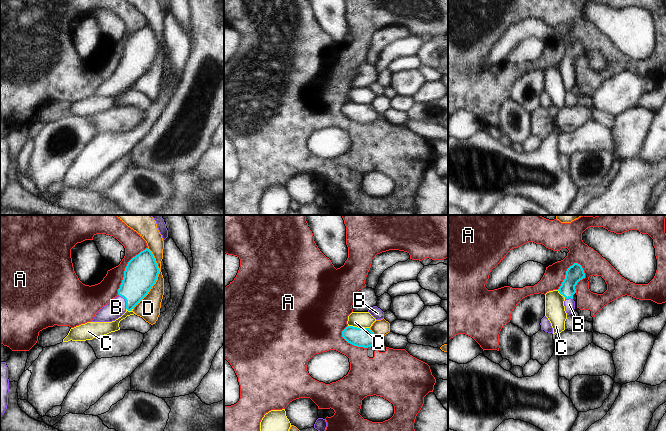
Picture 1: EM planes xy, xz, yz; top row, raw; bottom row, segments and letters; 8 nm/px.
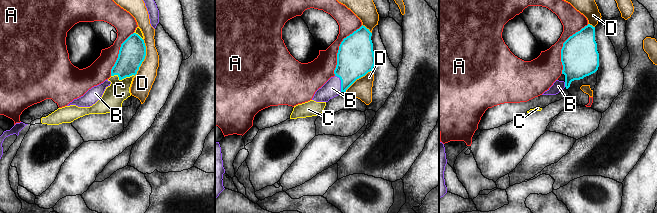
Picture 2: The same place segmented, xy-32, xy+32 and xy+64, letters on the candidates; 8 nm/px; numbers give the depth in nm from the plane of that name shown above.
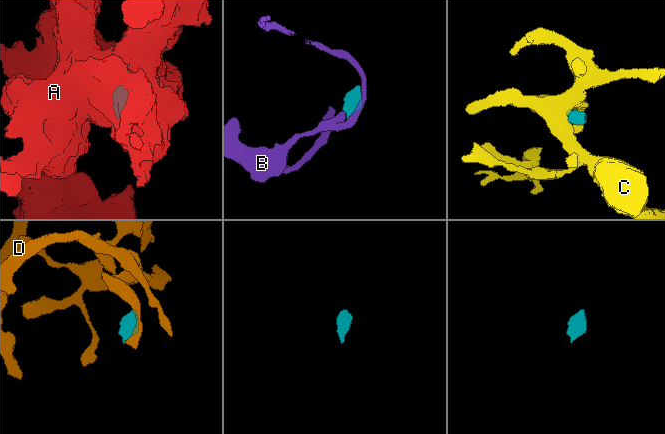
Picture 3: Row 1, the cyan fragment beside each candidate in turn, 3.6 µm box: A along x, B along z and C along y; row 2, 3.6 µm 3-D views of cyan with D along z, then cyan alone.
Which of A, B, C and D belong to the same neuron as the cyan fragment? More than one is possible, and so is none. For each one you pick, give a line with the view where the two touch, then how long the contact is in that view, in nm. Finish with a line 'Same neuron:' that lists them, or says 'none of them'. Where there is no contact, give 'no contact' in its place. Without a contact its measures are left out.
B: meets cyan in xy; contact 130 nm long
Same neuron: B

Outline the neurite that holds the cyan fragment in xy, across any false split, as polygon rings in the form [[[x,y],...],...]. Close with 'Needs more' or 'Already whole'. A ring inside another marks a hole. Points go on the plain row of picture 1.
[[[146,24],[128,38],[122,59],[118,65],[119,72],[103,82],[91,98],[112,98],[121,93],[127,86],[131,87],[148,70],[155,60],[158,50],[159,44],[155,34],[152,28]]]. Needs more.

